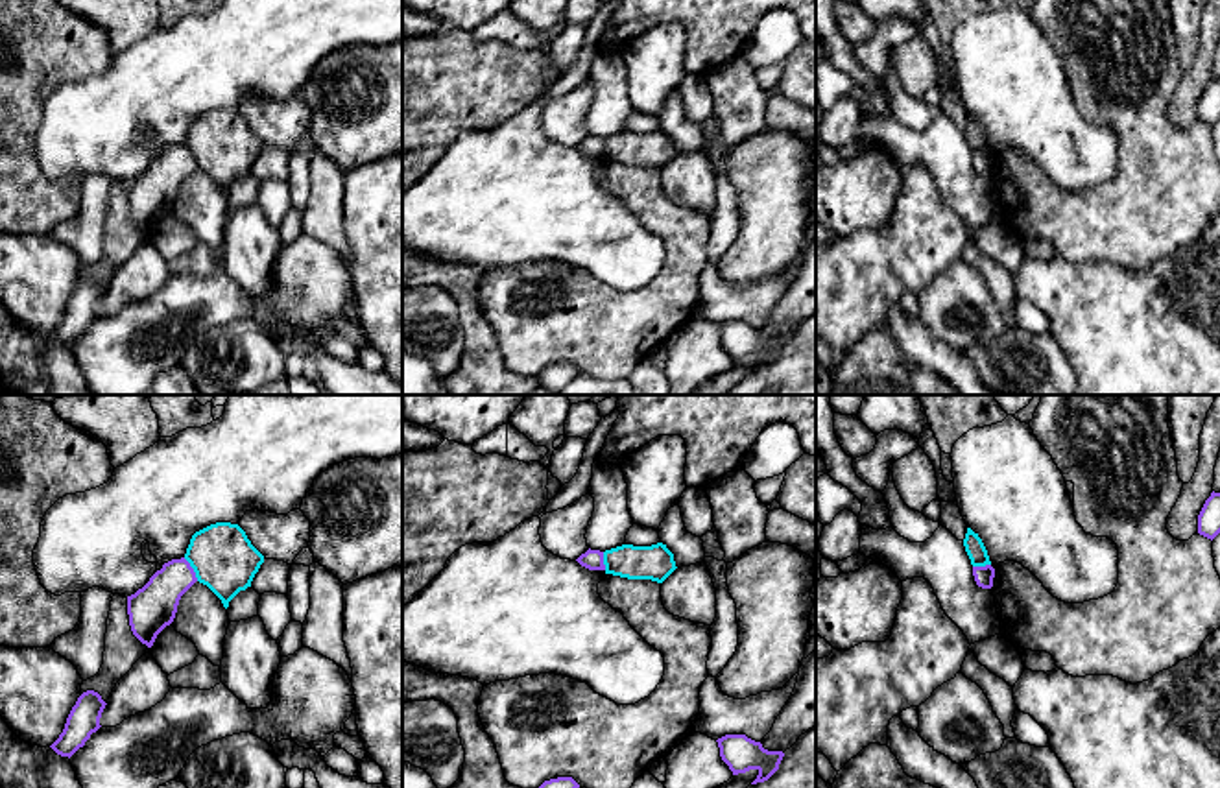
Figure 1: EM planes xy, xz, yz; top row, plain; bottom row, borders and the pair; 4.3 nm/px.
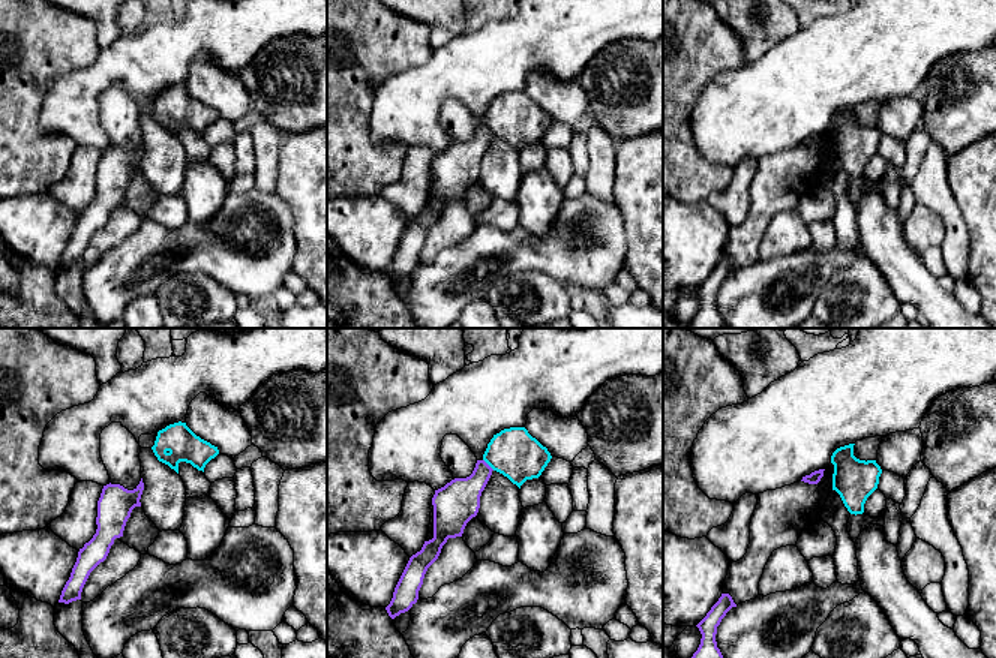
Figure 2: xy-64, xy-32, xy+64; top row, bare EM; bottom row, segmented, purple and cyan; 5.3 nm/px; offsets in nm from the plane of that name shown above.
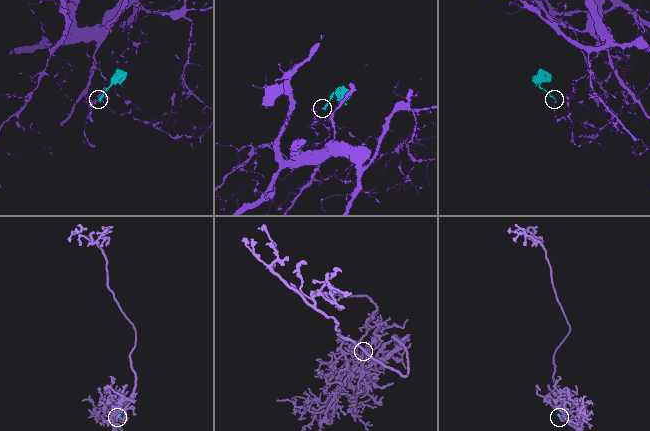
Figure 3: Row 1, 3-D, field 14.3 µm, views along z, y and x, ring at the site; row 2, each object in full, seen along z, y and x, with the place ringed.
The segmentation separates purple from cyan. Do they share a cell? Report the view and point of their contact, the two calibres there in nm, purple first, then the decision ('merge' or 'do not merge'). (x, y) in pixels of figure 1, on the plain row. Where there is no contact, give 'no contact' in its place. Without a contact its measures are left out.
xy (192, 155) | 200/280 nm | do not merge

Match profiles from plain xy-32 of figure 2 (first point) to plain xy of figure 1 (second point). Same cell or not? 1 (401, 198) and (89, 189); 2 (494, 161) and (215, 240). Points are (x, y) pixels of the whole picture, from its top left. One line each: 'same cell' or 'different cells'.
1: same cell
2: same cell

